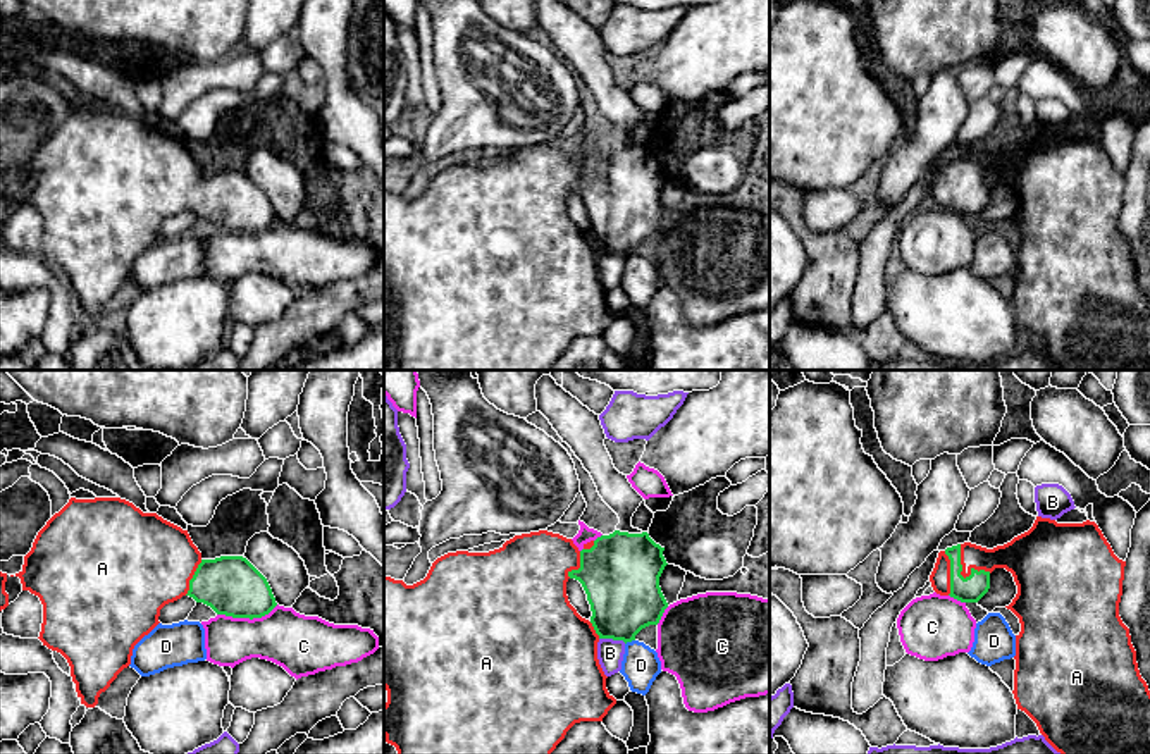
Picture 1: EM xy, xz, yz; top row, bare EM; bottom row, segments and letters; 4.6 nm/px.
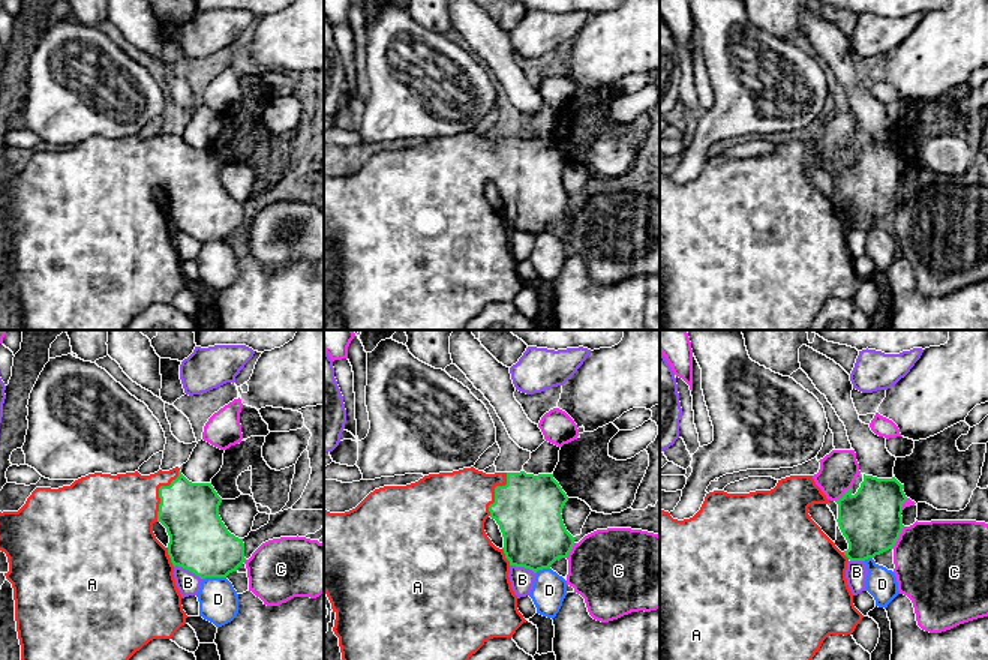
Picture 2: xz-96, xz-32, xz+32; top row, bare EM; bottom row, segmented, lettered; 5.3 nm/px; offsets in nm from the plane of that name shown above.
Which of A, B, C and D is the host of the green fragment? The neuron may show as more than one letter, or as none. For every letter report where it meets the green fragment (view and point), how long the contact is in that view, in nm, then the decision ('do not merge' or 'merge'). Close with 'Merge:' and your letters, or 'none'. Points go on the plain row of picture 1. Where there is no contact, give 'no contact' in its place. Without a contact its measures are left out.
A: yz (961, 190) | 200 nm | merge
B: xz (613, 253) | 130 nm | do not merge
C: xy (247, 231) | 300 nm | do not merge
D: xz (629, 255) | 50 nm | do not merge
Merge: A

